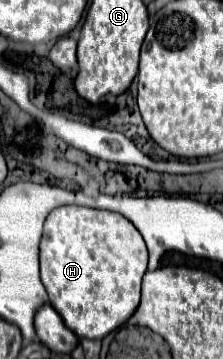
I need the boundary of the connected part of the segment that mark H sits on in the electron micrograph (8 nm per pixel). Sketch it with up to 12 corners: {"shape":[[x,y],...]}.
{"shape":[[53,209],[41,281],[77,337],[139,305],[147,247],[127,217]]}

